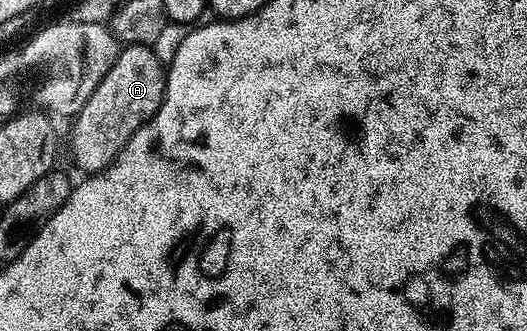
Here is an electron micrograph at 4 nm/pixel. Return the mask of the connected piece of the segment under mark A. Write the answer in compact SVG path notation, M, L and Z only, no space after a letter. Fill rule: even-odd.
M126 46L119 49L108 76L96 84L88 104L74 115L70 130L70 158L83 175L100 174L116 160L128 140L160 108L166 95L167 67L150 46Z

